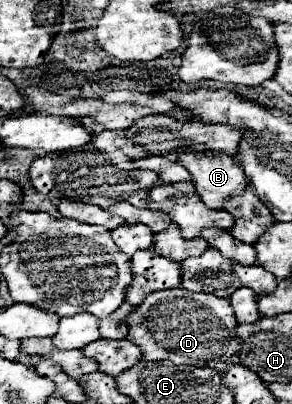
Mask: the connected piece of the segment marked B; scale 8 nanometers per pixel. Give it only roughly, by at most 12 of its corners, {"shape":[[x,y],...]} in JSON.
{"shape":[[181,152],[209,208],[243,192],[249,180],[231,156]]}

